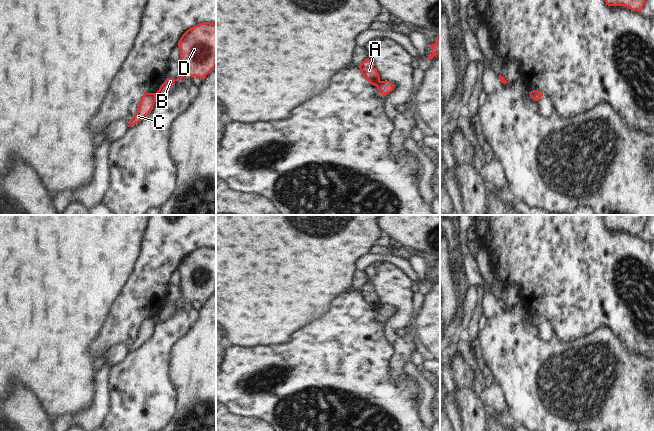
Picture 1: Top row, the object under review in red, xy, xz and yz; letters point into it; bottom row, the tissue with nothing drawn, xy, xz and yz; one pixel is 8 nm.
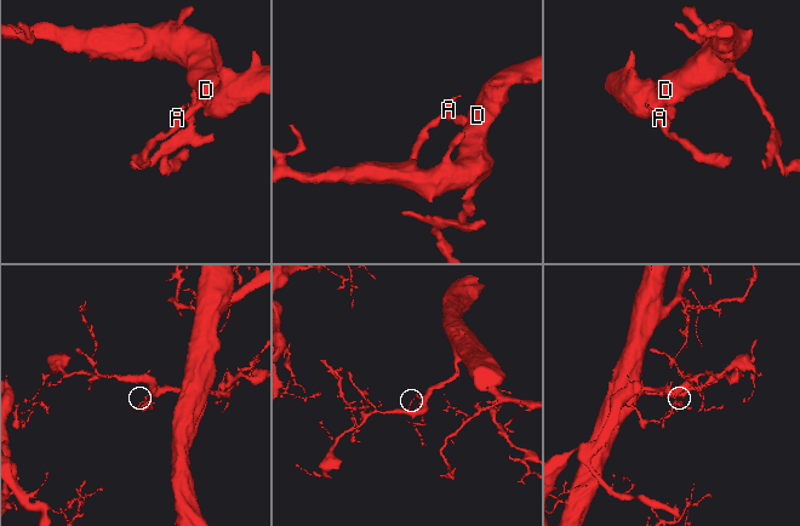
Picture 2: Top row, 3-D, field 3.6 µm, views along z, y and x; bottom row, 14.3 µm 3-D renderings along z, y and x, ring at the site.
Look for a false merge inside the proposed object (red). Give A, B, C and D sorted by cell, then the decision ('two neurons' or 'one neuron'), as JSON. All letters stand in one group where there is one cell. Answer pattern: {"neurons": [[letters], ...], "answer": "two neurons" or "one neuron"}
{"neurons": [["A", "C"], ["B", "D"]], "answer": "two neurons"}

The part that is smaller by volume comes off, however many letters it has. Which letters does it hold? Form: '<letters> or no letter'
A, C

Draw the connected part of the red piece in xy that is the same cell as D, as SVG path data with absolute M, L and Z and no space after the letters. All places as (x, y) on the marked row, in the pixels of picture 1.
M211 22L199 23L188 29L178 42L180 49L181 74L177 81L184 76L203 79L216 67L216 24Z

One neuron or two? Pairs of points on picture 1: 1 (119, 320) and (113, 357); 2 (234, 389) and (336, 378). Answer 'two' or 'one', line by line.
1: two
2: one

